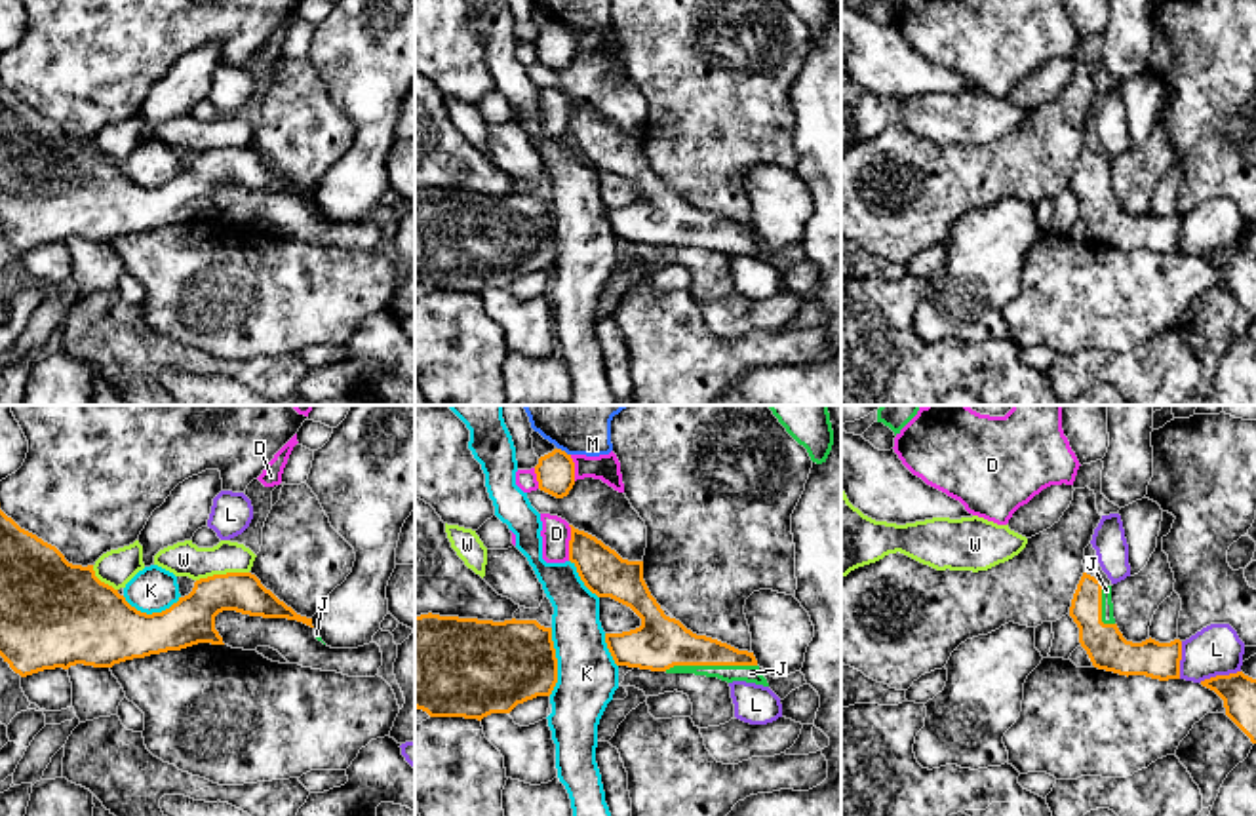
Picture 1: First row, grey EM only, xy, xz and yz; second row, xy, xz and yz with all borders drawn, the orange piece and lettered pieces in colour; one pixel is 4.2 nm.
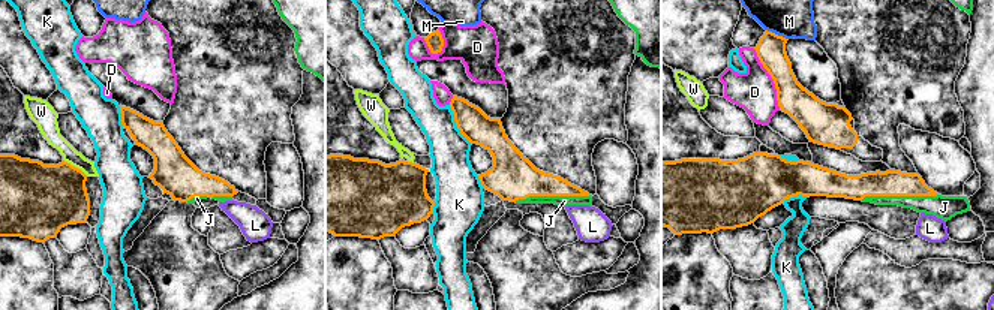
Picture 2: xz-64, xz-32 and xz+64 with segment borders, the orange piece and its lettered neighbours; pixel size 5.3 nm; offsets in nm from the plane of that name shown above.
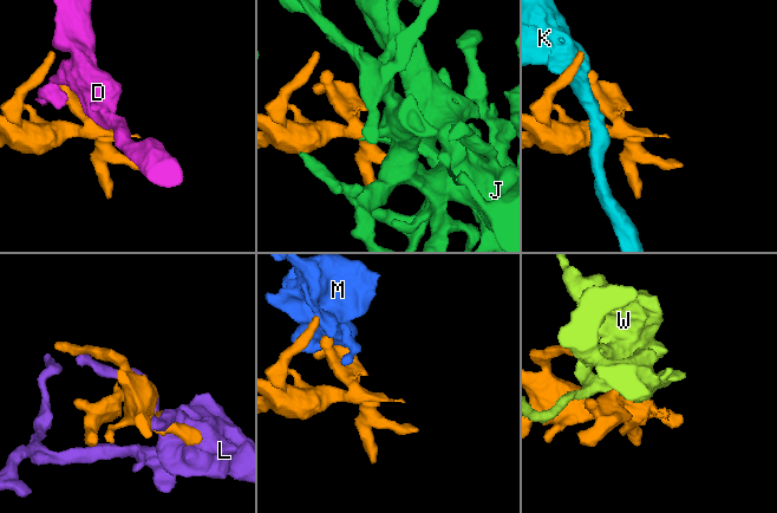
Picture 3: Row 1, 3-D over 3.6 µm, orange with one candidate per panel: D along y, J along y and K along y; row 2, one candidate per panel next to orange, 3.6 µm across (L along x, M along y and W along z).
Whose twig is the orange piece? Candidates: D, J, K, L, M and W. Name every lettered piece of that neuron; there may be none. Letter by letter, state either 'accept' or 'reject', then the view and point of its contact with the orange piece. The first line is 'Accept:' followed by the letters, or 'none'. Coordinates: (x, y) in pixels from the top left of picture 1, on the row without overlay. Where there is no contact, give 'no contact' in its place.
Accept: J
D: reject; contact xz (569, 116)
J: accept; contact xz (710, 238)
K: reject; contact xz (556, 236)
L: reject; contact yz (1218, 250)
M: reject; contact xz (564, 25)
W: reject; contact xy (221, 149)

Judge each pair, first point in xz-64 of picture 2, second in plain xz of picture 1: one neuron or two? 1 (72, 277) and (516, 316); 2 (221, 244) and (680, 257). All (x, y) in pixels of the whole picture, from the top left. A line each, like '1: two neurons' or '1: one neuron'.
1: one neuron
2: one neuron

